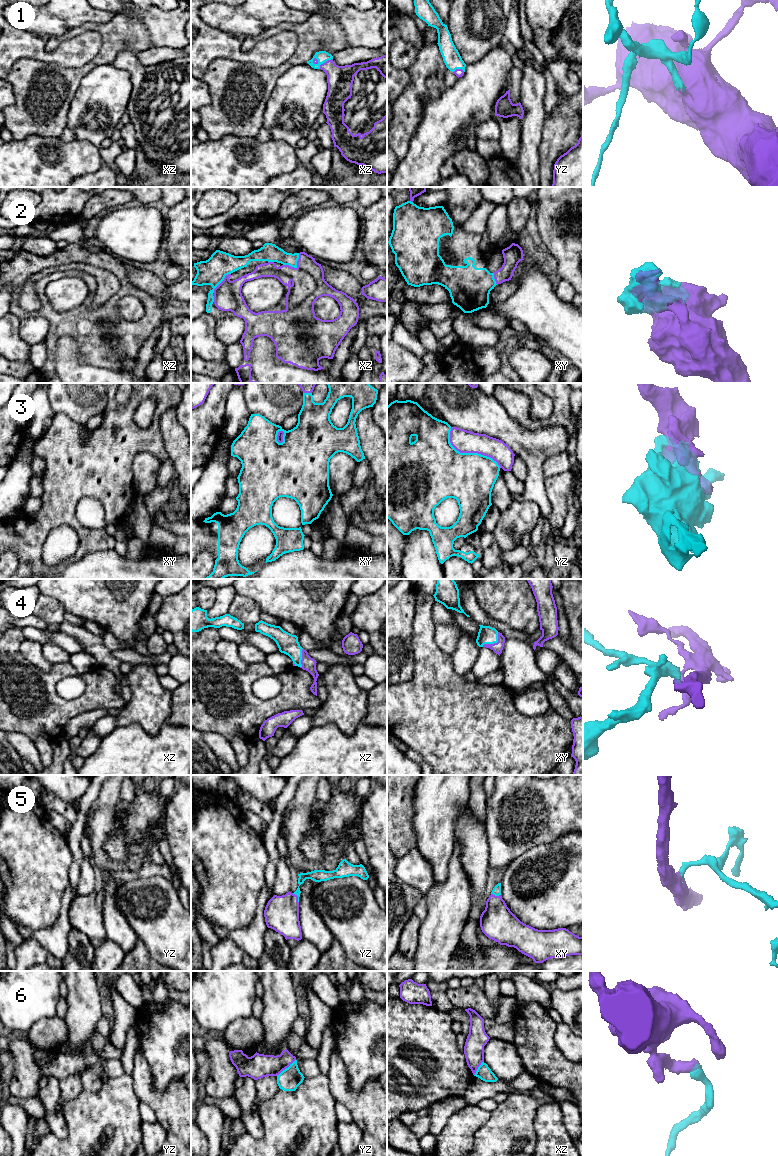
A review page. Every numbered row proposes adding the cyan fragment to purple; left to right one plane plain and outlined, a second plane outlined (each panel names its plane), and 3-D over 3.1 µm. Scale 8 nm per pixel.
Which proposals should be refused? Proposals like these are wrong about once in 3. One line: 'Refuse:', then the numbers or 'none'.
Refuse: 6

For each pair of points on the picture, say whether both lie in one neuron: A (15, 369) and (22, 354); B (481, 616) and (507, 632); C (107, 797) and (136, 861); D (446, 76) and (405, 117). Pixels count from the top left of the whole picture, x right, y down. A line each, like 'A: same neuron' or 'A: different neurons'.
A: different neurons
B: same neuron
C: same neuron
D: same neuron

